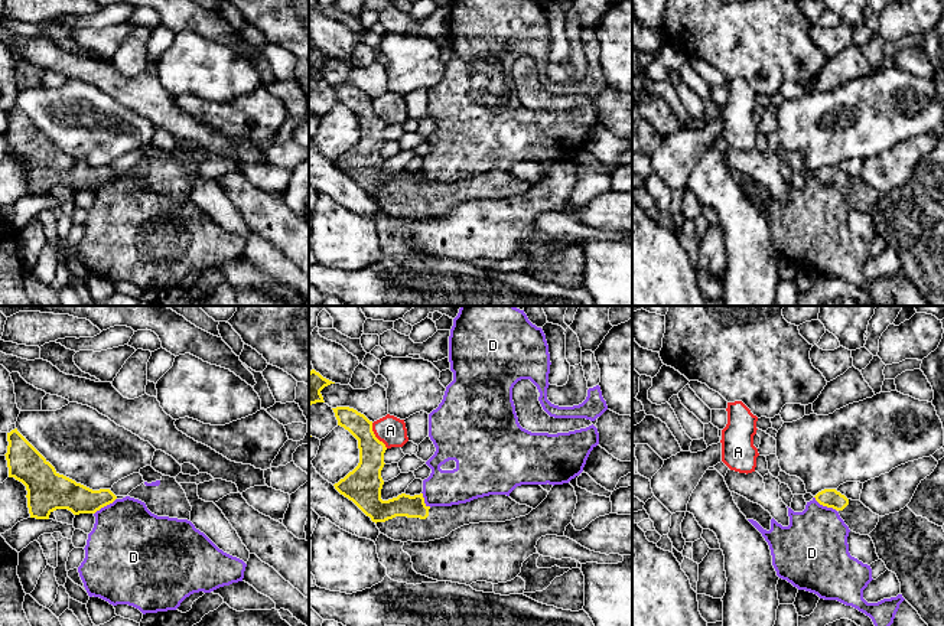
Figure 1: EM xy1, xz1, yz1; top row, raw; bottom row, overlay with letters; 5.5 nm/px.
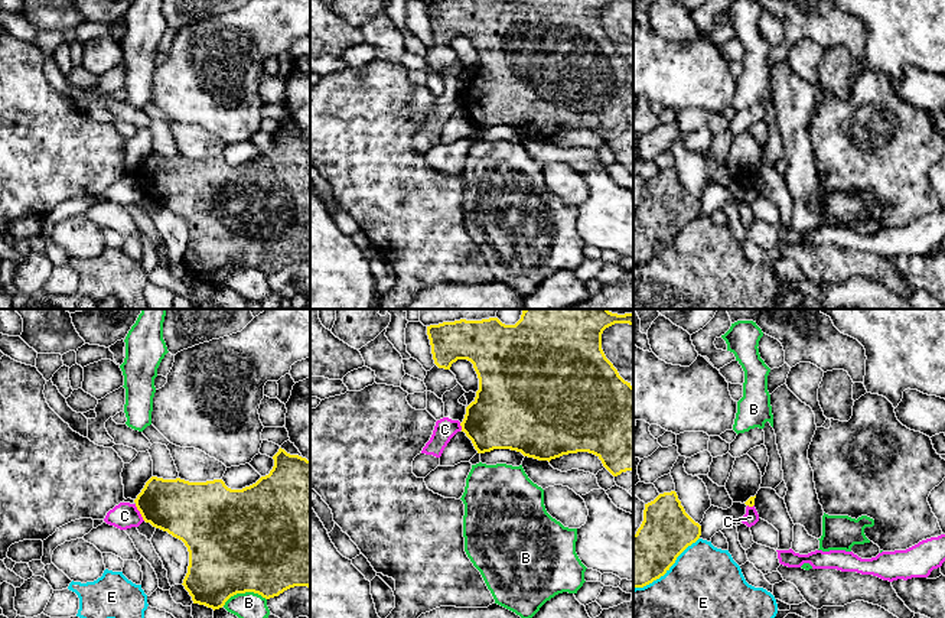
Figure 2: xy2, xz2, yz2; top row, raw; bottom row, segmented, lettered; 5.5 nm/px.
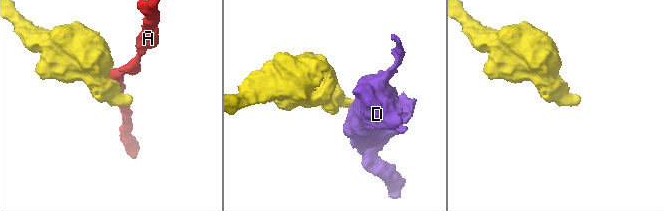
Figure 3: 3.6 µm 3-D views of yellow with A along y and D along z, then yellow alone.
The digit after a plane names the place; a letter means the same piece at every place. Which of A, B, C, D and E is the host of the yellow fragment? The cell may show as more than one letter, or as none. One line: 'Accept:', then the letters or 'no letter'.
Accept: no letter

